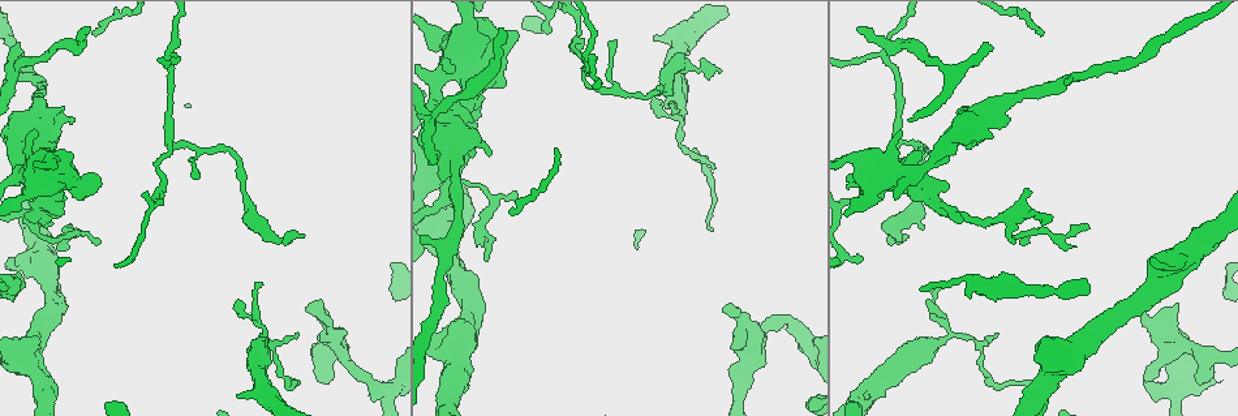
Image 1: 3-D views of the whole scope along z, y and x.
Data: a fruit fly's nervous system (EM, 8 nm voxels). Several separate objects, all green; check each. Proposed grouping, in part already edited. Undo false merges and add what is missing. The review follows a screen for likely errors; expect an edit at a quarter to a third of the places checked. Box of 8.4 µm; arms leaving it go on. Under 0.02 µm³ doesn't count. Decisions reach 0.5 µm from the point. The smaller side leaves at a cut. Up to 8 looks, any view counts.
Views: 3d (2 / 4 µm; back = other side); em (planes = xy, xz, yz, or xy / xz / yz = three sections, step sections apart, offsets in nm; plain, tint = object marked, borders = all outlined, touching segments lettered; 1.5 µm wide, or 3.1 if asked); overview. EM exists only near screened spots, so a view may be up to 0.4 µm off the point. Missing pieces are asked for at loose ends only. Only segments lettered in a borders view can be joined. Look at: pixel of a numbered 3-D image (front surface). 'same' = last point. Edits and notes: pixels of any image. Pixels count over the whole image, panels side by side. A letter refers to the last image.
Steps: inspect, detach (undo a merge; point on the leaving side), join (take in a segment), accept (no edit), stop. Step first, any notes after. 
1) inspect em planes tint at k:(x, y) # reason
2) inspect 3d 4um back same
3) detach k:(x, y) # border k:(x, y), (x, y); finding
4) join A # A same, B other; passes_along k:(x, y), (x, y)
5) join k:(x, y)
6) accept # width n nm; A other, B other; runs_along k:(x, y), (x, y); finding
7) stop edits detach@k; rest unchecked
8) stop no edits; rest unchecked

inspect em xz step 8 borders at 1:(787, 322) # sharp bend

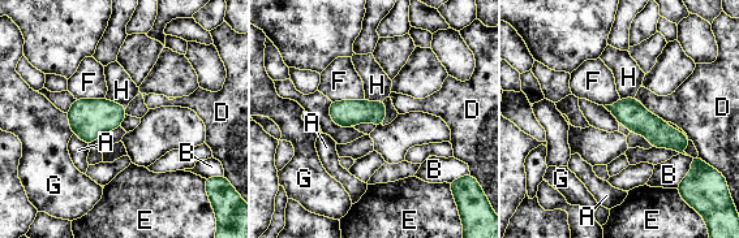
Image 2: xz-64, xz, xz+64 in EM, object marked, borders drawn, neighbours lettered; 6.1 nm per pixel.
accept # A other, B other, D other, E other, F other, G other, H other; border 2:(364, 99), (331, 102); one neuron here

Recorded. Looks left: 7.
inspect em yz step 4 tint at 1:(305, 308) # an open end

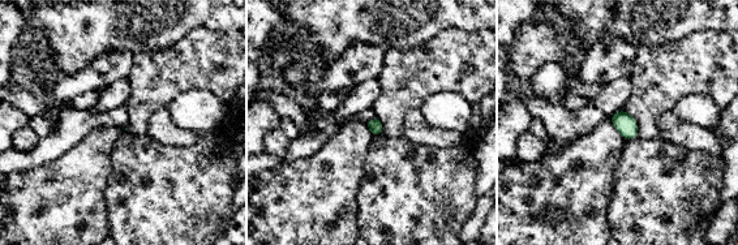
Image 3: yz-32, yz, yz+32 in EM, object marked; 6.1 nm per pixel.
inspect em planes borders same # cut it another way

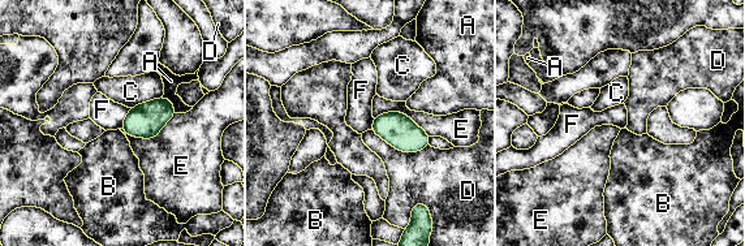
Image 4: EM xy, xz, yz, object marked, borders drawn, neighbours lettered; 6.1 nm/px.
accept # A other, B other, C other, D other, E other, F other; border 4:(130, 108), (120, 128); none of them fits

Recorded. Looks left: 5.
inspect em yz step 4 borders at 1:(940, 340) # sudden change in width

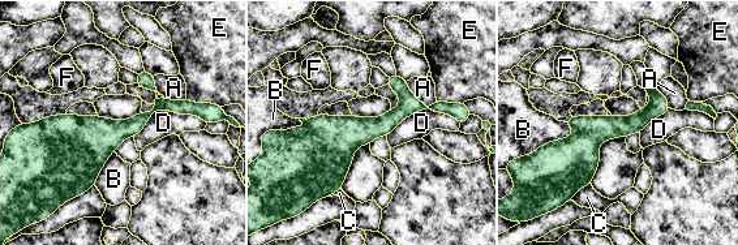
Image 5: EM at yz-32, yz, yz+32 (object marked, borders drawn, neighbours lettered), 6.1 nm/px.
accept # longest_contact D 460 nm; A other, B other, C other, D other, E other, F other; runs_along 5:(447, 106), (294, 132); continuous, no second neuron

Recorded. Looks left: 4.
stop no edits; rest unchecked

